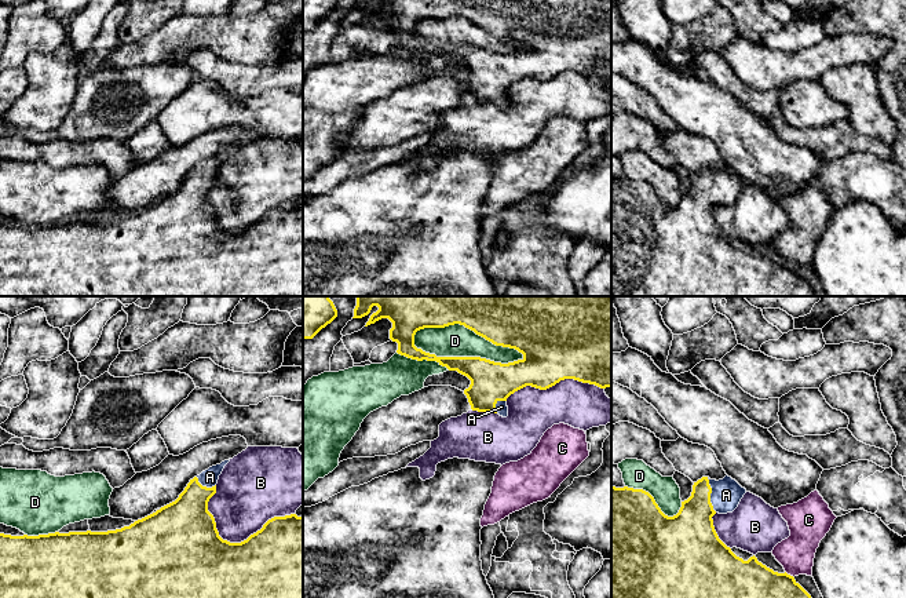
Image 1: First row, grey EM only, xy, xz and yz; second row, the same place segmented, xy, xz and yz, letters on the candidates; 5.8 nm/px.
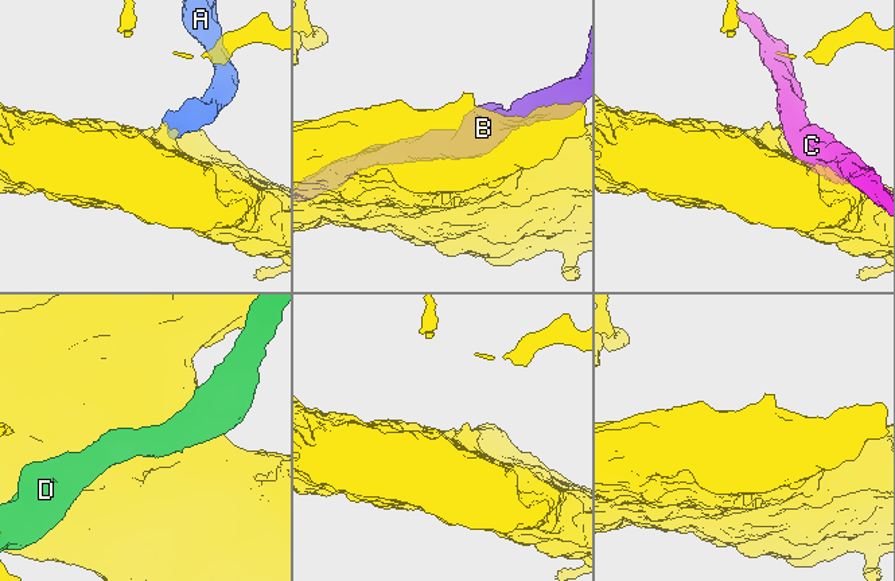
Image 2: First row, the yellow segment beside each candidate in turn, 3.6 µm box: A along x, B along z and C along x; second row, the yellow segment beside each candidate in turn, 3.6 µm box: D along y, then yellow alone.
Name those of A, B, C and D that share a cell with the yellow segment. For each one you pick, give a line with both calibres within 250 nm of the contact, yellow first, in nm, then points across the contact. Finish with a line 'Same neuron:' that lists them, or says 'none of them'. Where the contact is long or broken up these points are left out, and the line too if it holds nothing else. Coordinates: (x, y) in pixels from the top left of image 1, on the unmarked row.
A: 280 nm thick on the yellow side, 180 nm on the other; runs through yz (691, 225), (694, 207), (709, 186), (726, 186)
Same neuron: A

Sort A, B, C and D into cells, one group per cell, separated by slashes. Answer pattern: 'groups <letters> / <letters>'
groups A / B / C / D

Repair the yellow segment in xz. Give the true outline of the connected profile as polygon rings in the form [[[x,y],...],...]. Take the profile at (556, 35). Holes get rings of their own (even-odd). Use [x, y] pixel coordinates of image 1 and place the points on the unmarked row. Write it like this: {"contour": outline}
{"contour": [[[379,0],[365,18],[381,10],[392,14],[390,30],[398,34],[398,45],[417,52],[436,52],[471,72],[464,85],[472,102],[507,109],[507,90],[511,85],[526,77],[547,81],[565,70],[600,80],[611,79],[611,0]],[[454,15],[464,17],[496,37],[515,40],[523,50],[501,55],[481,48],[436,48],[414,37],[417,22]]]}

